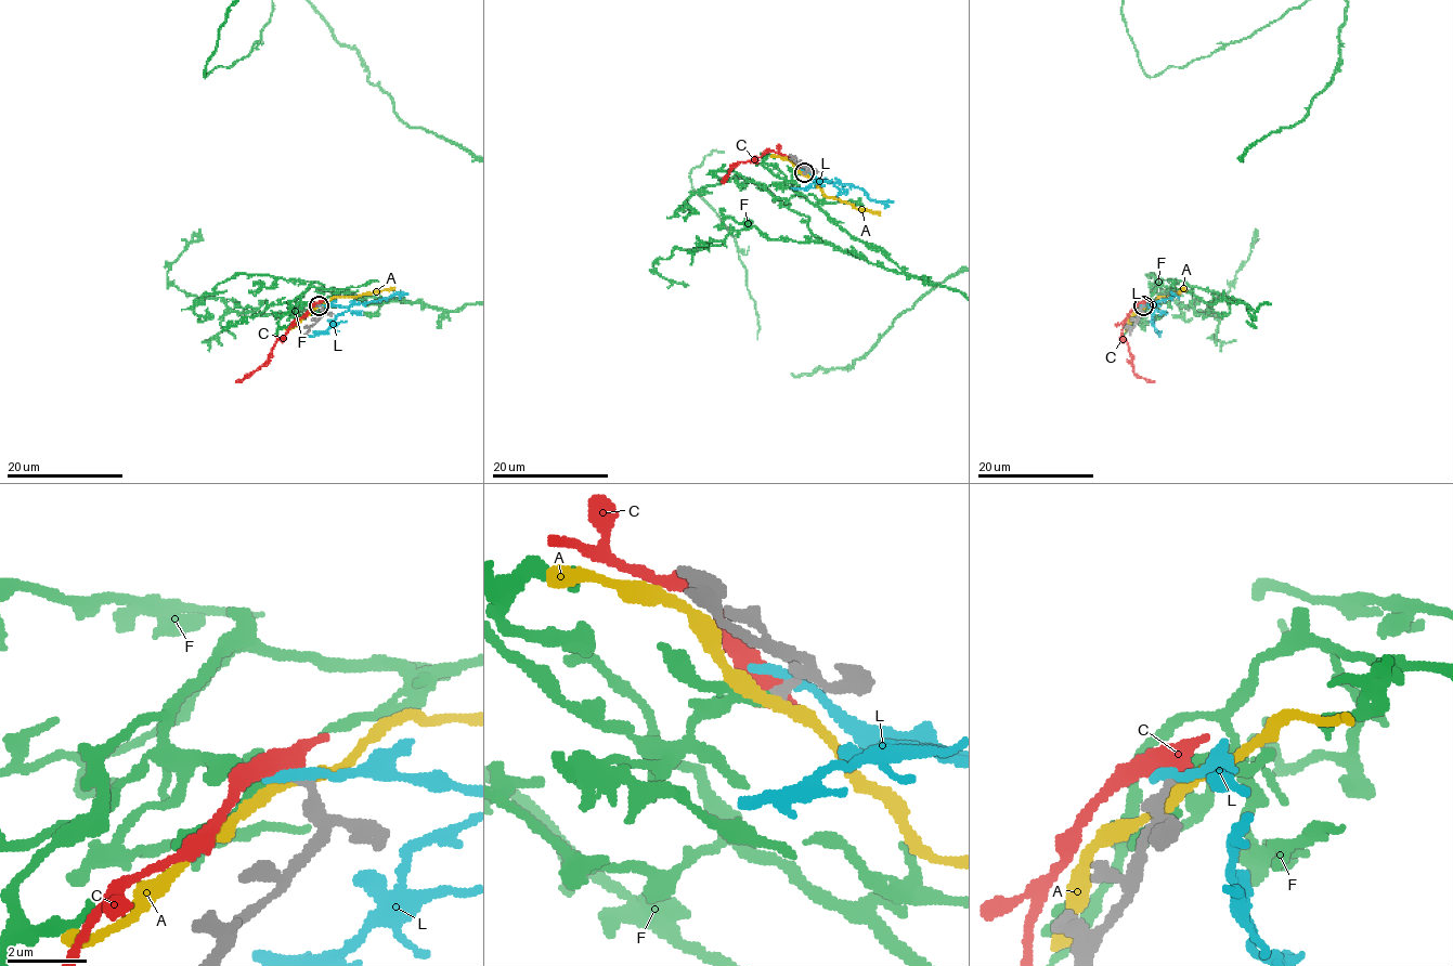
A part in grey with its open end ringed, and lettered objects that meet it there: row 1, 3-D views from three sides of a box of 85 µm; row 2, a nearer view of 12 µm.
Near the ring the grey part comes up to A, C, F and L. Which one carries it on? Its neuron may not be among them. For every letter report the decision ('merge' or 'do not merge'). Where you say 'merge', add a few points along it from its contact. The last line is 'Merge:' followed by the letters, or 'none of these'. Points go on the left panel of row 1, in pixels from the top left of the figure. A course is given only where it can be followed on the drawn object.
A: do not merge
C: do not merge
F: merge
L: do not merge
Merge: F

